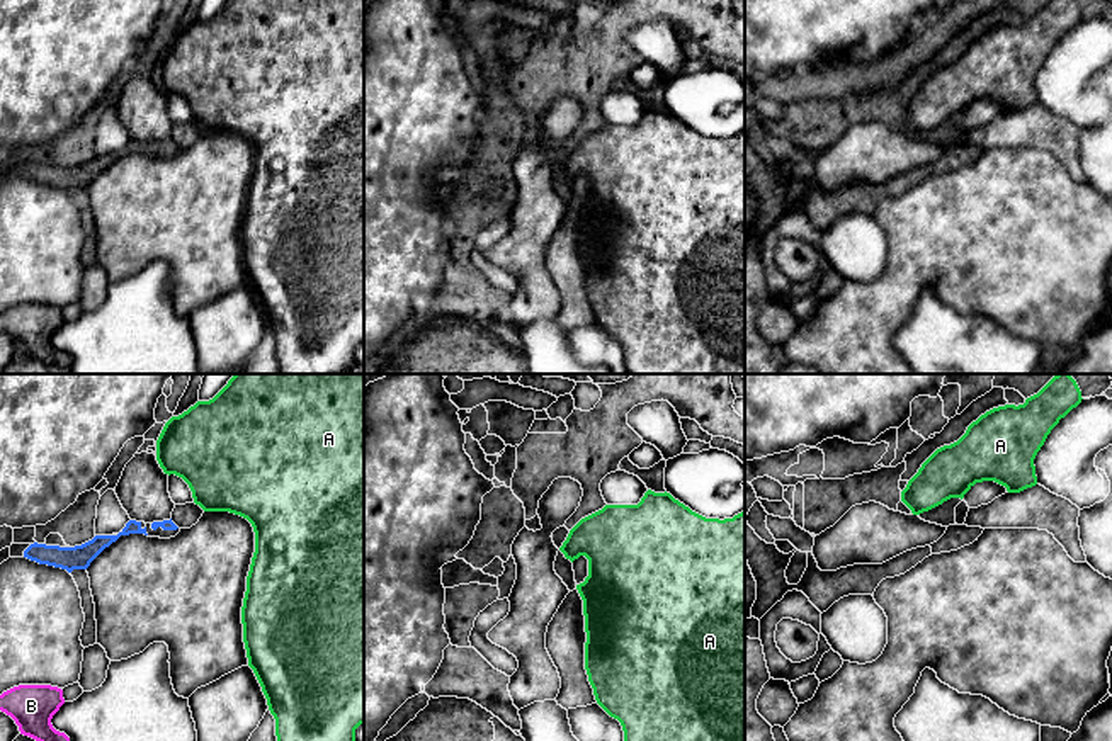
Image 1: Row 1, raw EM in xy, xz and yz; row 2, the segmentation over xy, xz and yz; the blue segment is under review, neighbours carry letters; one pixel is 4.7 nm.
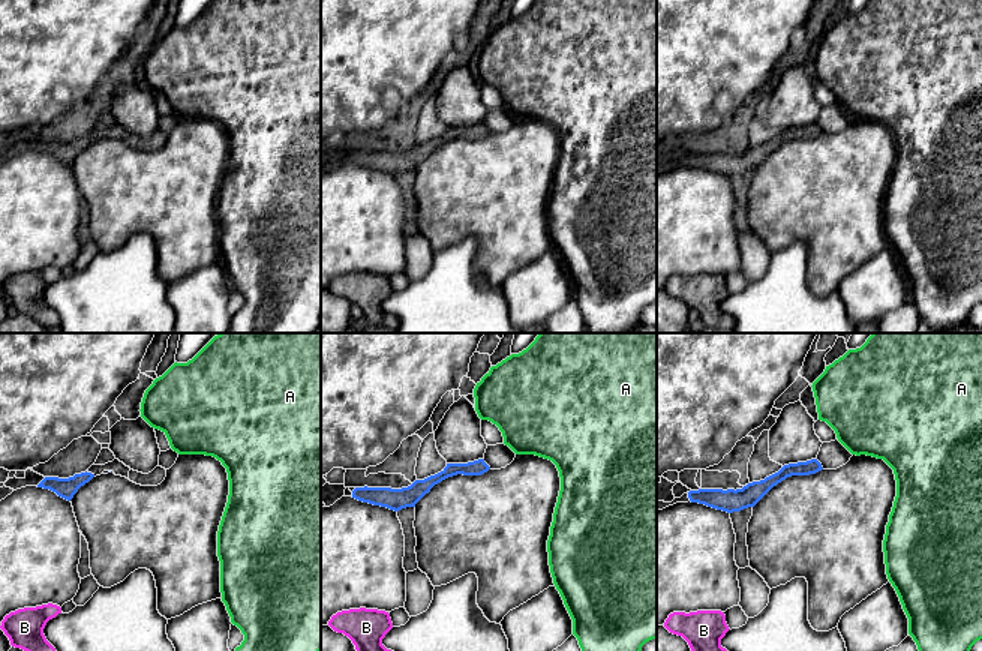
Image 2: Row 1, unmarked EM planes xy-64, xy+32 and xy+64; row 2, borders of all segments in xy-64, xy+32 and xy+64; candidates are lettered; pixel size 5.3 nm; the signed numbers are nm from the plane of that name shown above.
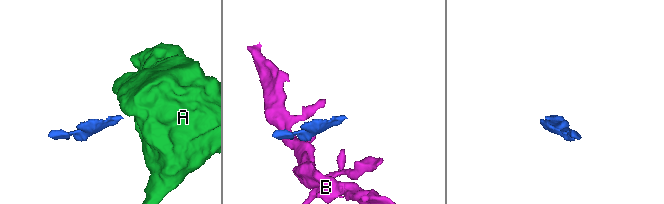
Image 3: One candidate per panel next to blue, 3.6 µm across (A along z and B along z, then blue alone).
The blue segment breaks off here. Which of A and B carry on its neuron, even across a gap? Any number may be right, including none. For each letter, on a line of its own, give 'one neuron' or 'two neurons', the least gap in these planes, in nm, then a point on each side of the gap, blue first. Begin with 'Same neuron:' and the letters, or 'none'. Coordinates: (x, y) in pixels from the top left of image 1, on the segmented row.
Same neuron: none
A: two neurons | 140 nm | xy (170, 519), (194, 502)
B: two neurons | 550 nm | xy (68, 571), (50, 685)

